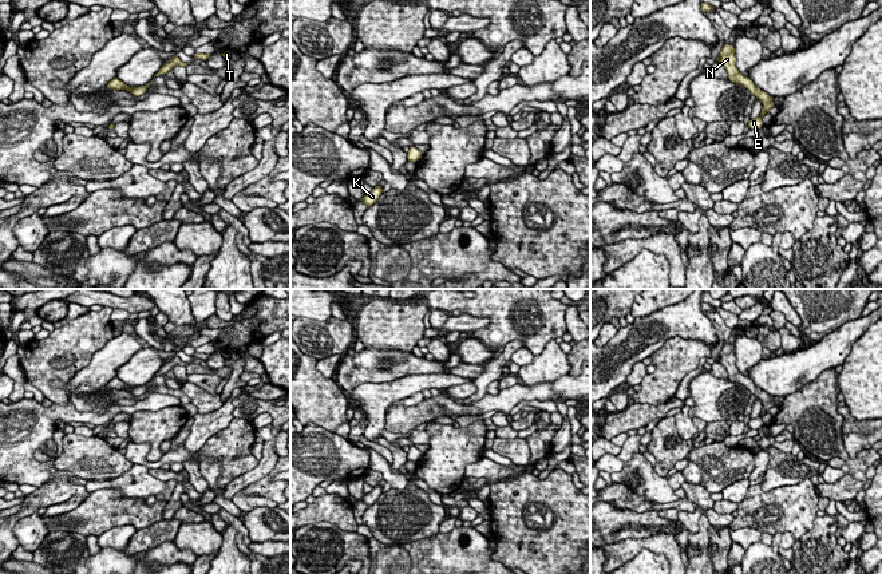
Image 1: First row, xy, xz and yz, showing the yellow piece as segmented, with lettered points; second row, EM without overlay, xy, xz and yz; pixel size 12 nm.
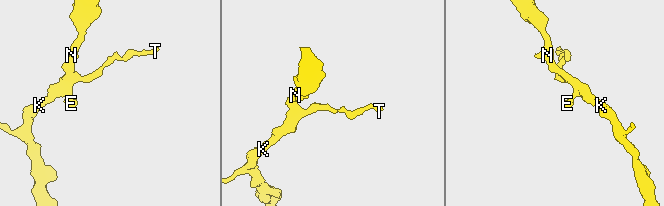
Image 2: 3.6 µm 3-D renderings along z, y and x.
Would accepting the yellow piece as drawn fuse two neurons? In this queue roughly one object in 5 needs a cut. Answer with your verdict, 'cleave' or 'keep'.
keep

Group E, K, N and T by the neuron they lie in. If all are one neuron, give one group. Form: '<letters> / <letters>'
E K N T

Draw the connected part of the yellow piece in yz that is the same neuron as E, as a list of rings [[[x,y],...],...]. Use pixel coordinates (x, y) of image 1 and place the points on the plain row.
[[[724,344],[720,355],[715,359],[717,363],[721,363],[727,372],[728,379],[733,383],[744,385],[751,395],[756,396],[762,403],[763,408],[760,415],[756,419],[751,419],[748,421],[749,429],[759,429],[763,425],[762,417],[768,413],[768,411],[775,407],[775,403],[772,401],[772,396],[760,389],[754,384],[754,381],[744,376],[736,367],[736,355],[735,355],[735,347],[731,344]]]

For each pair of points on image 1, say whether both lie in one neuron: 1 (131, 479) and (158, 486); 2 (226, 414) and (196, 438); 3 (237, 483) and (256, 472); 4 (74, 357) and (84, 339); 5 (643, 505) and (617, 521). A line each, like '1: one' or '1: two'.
1: one
2: one
3: one
4: one
5: two

